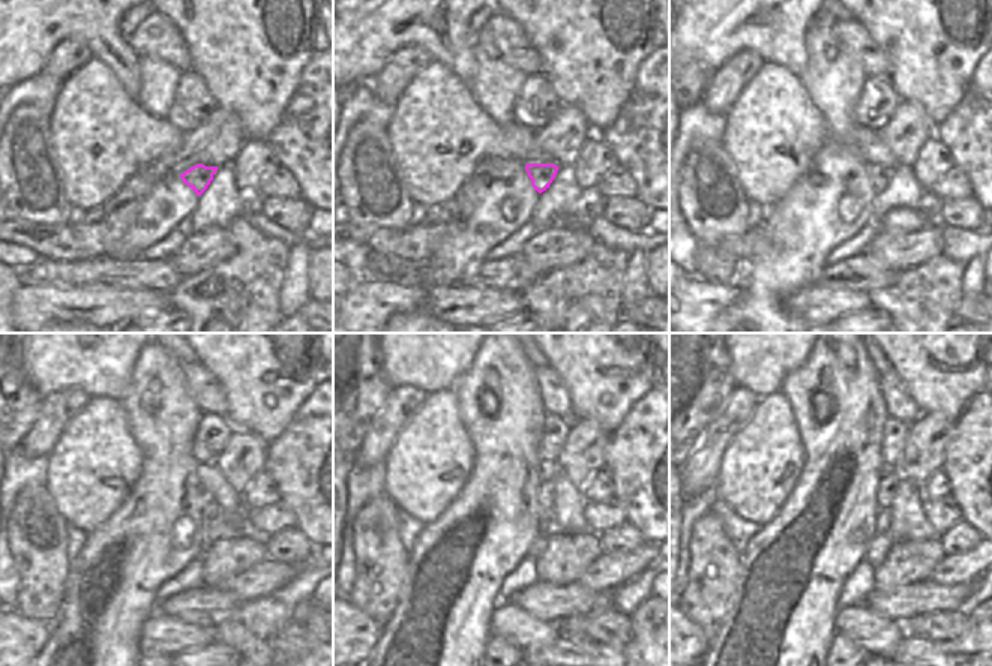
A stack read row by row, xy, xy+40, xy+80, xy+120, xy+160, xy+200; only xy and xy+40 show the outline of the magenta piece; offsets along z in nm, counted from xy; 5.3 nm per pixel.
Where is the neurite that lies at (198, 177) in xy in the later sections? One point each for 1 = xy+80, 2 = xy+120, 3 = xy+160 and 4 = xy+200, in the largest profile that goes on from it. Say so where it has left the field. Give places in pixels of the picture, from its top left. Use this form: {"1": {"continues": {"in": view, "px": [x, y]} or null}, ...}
{"1": {"continues": {"in": "xy+80", "px": [880, 176]}}, "2": {"continues": {"in": "xy+120", "px": [210, 510]}}, "3": {"continues": {"in": "xy+160", "px": [547, 488]}}, "4": {"continues": {"in": "xy+200", "px": [887, 486]}}}

